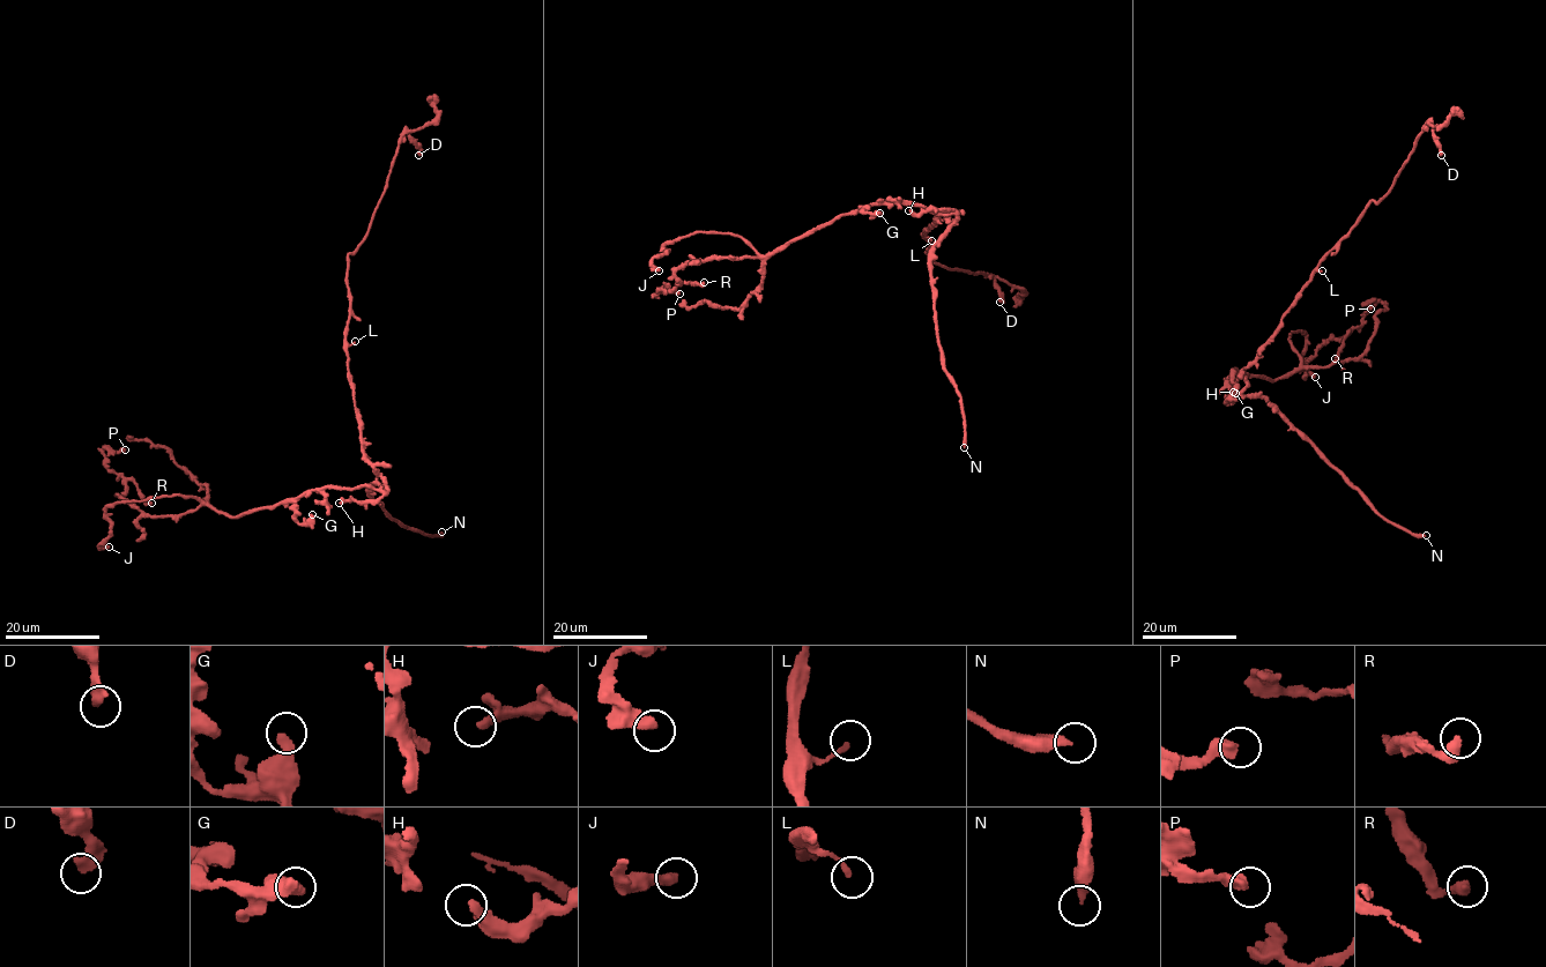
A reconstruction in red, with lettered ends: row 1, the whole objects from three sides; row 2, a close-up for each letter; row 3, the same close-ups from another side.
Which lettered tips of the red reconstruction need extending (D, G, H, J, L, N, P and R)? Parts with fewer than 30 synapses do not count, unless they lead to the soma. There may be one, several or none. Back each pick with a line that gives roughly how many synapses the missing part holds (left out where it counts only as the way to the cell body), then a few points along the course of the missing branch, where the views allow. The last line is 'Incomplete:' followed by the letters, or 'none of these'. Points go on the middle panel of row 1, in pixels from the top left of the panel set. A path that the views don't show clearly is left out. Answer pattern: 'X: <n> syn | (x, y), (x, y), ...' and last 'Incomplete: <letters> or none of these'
N: 140 syn
Incomplete: N

